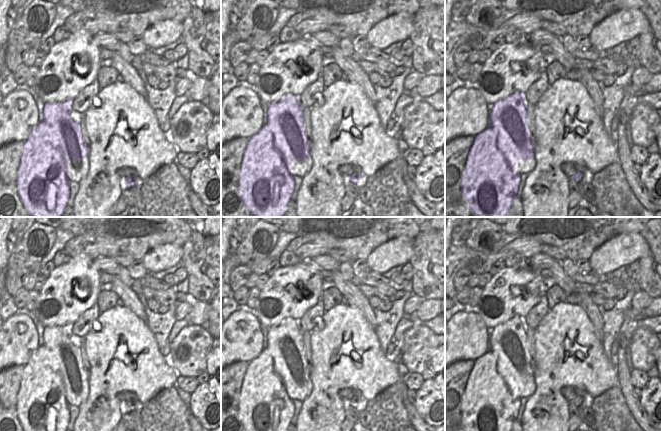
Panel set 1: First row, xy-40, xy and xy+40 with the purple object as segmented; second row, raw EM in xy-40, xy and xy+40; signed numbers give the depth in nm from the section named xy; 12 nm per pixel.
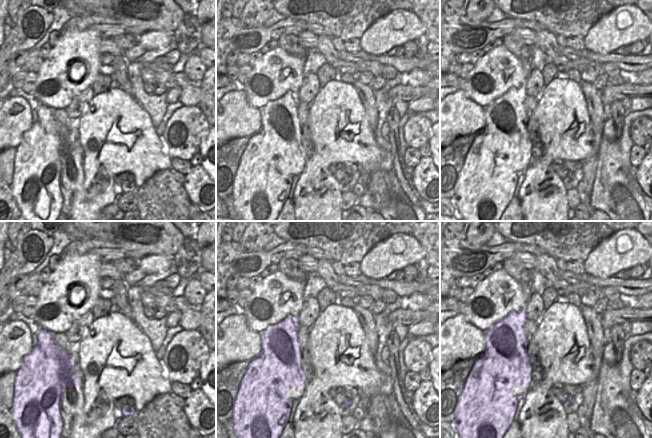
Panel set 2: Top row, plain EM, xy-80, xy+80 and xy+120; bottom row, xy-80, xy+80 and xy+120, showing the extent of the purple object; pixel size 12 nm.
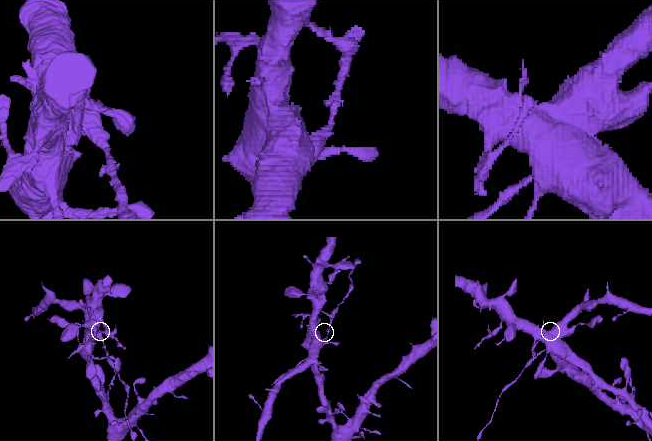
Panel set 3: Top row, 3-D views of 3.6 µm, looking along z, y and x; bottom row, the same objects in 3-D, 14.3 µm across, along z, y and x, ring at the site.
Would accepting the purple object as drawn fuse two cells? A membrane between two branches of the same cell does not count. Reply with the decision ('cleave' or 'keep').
cleave

